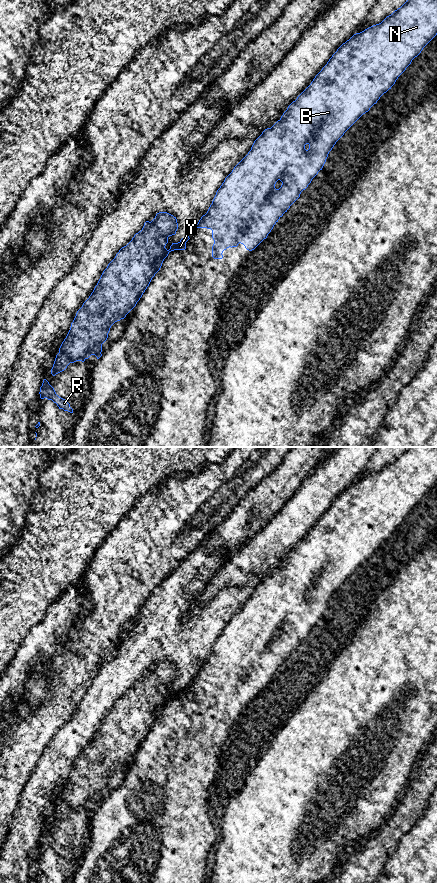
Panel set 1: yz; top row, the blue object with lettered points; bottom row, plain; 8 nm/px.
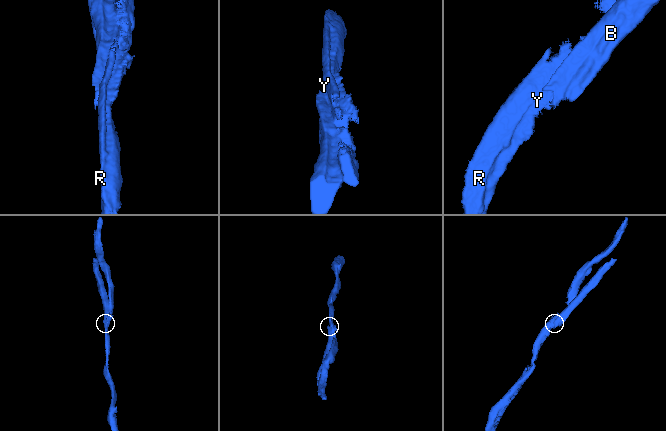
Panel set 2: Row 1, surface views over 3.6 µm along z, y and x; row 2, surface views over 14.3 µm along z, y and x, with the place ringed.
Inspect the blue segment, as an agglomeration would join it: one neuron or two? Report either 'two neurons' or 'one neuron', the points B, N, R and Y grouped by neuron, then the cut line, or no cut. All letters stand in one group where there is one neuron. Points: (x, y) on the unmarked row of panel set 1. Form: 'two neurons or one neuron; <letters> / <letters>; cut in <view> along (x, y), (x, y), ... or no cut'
two neurons; B N / R Y; cut in yz along (197, 673), (195, 675)

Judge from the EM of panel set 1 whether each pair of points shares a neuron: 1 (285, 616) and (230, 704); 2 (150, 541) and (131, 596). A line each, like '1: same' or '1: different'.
1: same
2: same

